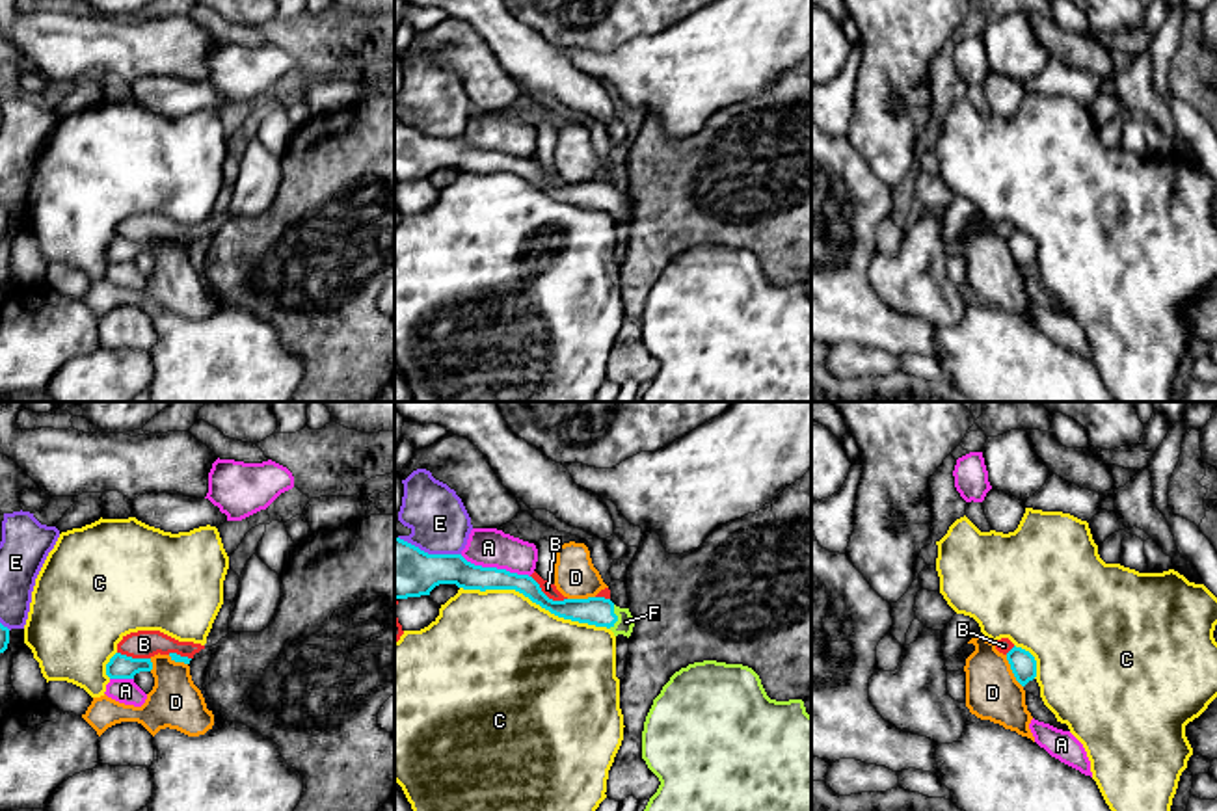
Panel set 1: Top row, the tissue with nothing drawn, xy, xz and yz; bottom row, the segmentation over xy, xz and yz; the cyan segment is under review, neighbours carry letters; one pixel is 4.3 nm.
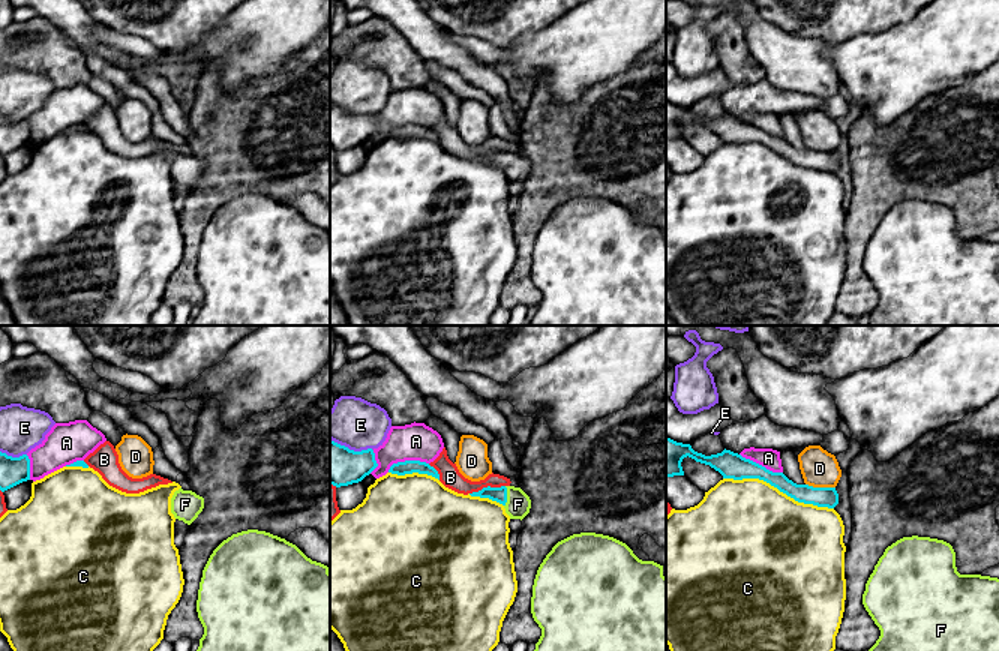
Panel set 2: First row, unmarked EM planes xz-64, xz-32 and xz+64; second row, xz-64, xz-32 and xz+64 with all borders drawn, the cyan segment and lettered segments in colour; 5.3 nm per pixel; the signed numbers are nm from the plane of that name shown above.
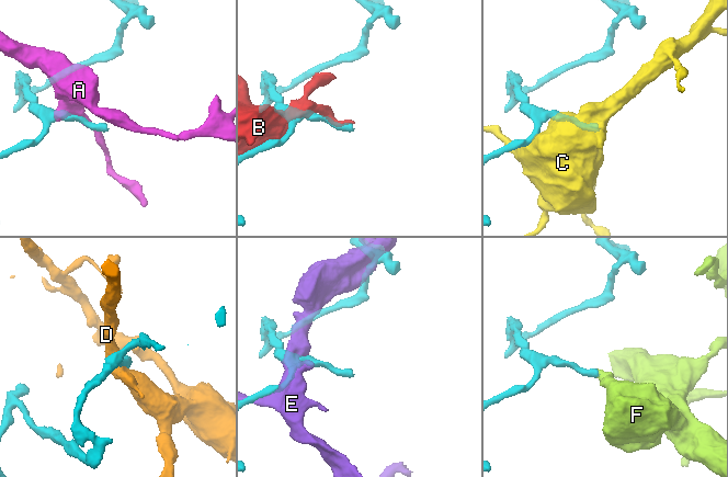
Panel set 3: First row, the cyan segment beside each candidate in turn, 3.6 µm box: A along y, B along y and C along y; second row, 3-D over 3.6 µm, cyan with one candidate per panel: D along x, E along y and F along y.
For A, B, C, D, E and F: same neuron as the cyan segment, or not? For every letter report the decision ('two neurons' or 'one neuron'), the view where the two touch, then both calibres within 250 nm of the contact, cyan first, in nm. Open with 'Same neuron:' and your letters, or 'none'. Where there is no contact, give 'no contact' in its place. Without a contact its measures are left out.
Same neuron: F
A: two neurons; meets cyan in xz; 130 nm thick on the cyan side, 170 nm on the other
B: two neurons; meets cyan in xz; 130 nm thick on the cyan side, 60 nm on the other
C: two neurons; meets cyan in xz; 120 nm thick on the cyan side, 480 nm on the other
D: two neurons; meets cyan in yz; 110 nm thick on the cyan side, 240 nm on the other
E: two neurons; meets cyan in xz; 260 nm thick on the cyan side, 260 nm on the other
F: one neuron; meets cyan in xz; 130 nm thick on the cyan side, 80 nm on the other

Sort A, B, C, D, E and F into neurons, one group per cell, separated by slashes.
A / B / C / D / E / F

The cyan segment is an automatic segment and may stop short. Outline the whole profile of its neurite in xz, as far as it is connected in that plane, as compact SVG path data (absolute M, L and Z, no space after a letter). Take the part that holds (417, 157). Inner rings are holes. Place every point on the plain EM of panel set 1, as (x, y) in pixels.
M395 119L395 182L430 179L439 167L456 167L463 173L480 175L515 173L558 201L607 210L614 219L623 218L629 221L635 210L629 192L620 192L610 182L553 184L528 158L475 149L461 138L428 138Z

